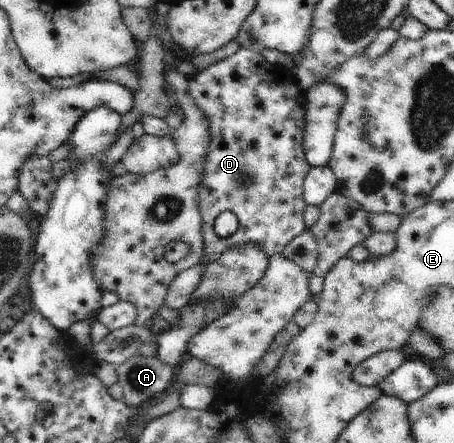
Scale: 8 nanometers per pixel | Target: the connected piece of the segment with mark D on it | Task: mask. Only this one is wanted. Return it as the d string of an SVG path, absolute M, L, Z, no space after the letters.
M241 47L226 60L189 79L189 96L209 120L211 142L207 146L203 178L199 184L204 250L201 264L207 267L233 246L257 244L270 258L283 253L295 236L306 230L302 186L312 167L305 159L303 140L306 122L306 92L282 65L267 62L263 54Z

